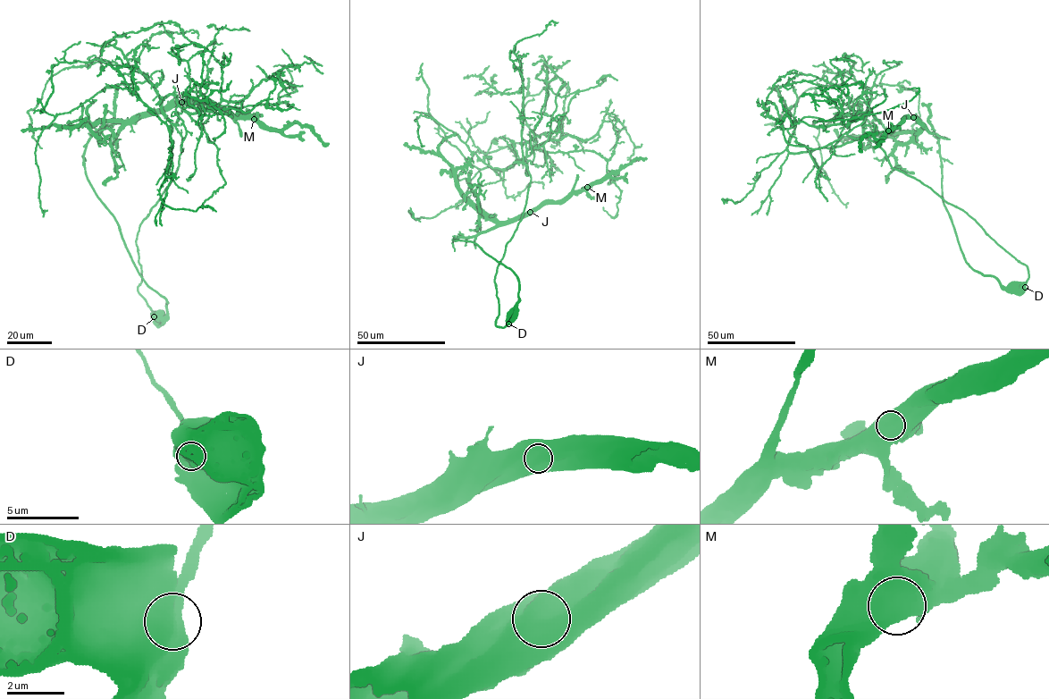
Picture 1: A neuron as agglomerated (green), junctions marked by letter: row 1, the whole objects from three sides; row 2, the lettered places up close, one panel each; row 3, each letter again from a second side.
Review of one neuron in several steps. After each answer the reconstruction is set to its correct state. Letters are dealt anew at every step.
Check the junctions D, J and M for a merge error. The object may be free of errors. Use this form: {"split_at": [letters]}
{"split_at": ["D"]}

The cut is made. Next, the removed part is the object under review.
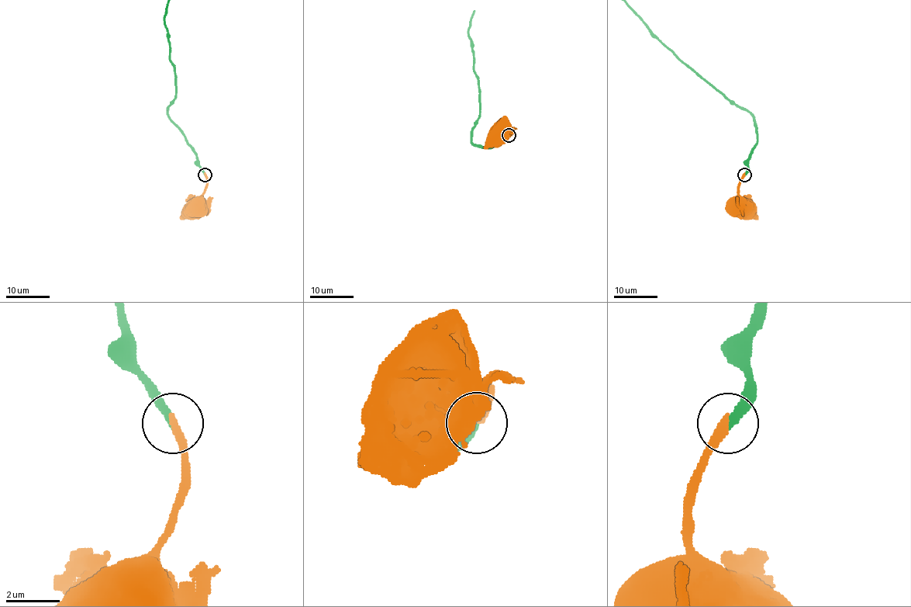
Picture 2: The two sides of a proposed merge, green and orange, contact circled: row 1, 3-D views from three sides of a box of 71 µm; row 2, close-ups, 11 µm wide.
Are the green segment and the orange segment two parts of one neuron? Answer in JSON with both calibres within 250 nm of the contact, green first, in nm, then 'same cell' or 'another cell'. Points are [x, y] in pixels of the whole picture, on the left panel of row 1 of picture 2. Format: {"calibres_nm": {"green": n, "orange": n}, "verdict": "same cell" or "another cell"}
{"calibres_nm": {"green": 280, "orange": 360}, "verdict": "same cell"}

